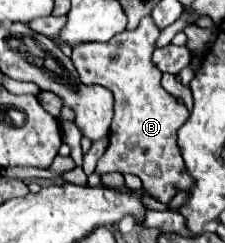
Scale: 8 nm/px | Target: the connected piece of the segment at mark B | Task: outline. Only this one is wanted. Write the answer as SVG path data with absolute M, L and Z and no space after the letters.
M145 16L135 30L125 30L105 44L77 44L73 48L73 62L85 84L101 84L115 96L115 118L109 130L109 146L99 158L97 174L135 174L143 182L143 190L155 200L169 204L181 190L193 188L193 178L185 168L185 160L177 146L177 130L187 120L185 104L177 102L161 86L161 70L153 64L151 56L161 30Z

